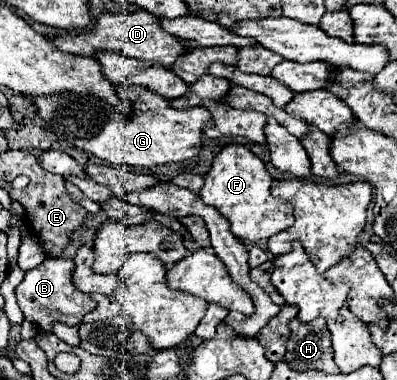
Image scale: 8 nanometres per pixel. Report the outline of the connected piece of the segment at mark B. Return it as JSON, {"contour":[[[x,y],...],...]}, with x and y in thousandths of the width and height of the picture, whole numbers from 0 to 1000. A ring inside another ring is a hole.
{"contour":[[[116,679],[101,700],[71,711],[60,737],[40,753],[40,784],[45,784],[45,800],[60,821],[60,832],[71,847],[96,858],[96,868],[126,874],[136,847],[156,847],[166,858],[196,858],[207,847],[212,826],[222,826],[242,811],[242,795],[181,747],[181,716],[186,716],[181,684]]]}

